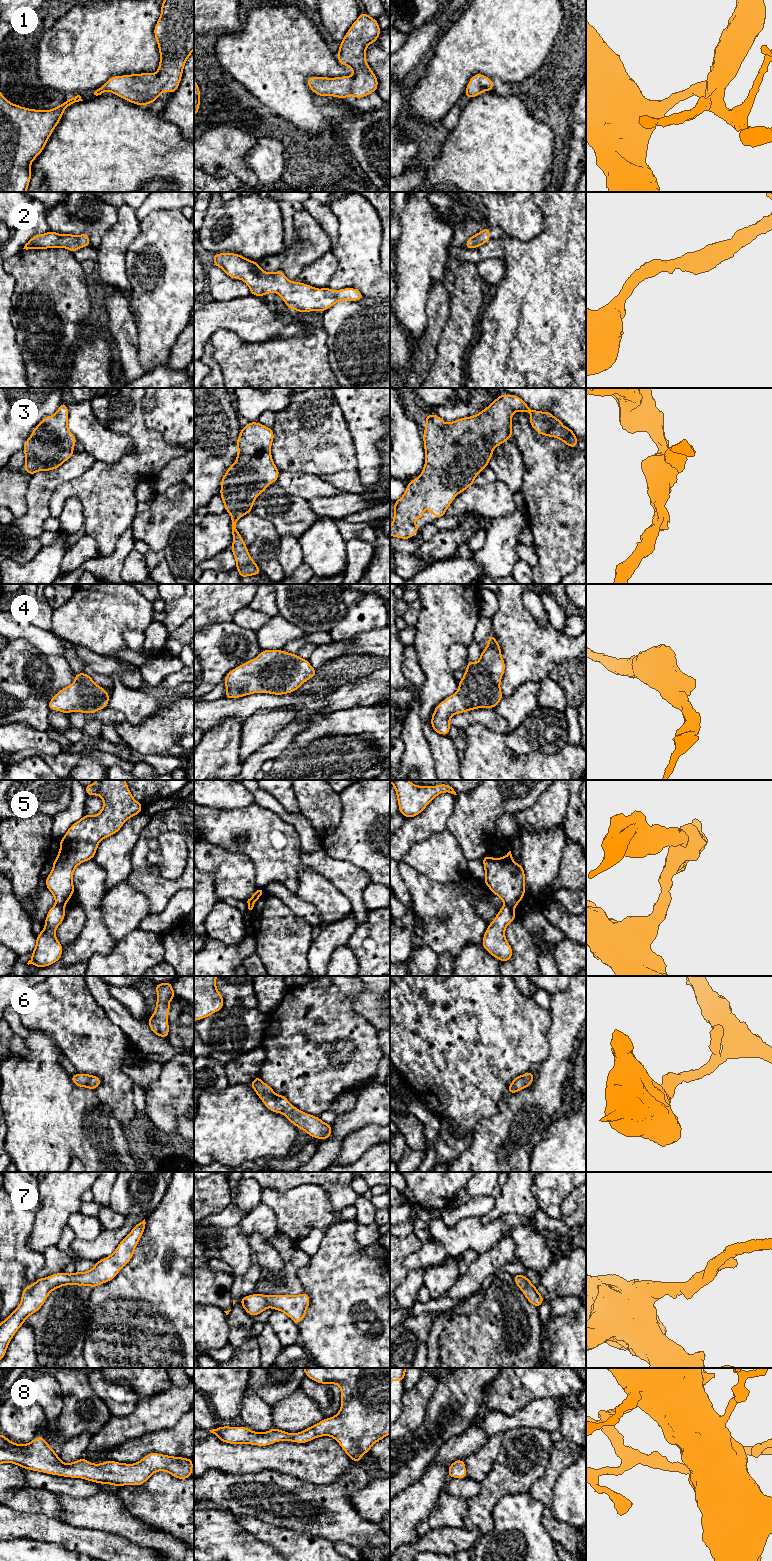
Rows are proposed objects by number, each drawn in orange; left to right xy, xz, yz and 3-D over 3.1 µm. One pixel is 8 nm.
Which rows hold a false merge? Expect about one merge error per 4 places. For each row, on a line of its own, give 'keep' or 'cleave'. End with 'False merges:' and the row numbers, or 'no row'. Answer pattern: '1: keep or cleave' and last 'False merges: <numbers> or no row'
1: keep
2: keep
3: keep
4: keep
5: cleave
6: keep
7: keep
8: keep
False merges: 5

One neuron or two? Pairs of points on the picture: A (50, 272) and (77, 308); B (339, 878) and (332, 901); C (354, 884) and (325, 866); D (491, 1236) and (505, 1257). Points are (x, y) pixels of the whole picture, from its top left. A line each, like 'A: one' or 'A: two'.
A: one
B: two
C: one
D: two

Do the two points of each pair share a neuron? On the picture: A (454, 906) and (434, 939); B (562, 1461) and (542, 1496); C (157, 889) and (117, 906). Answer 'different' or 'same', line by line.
A: same
B: same
C: different

